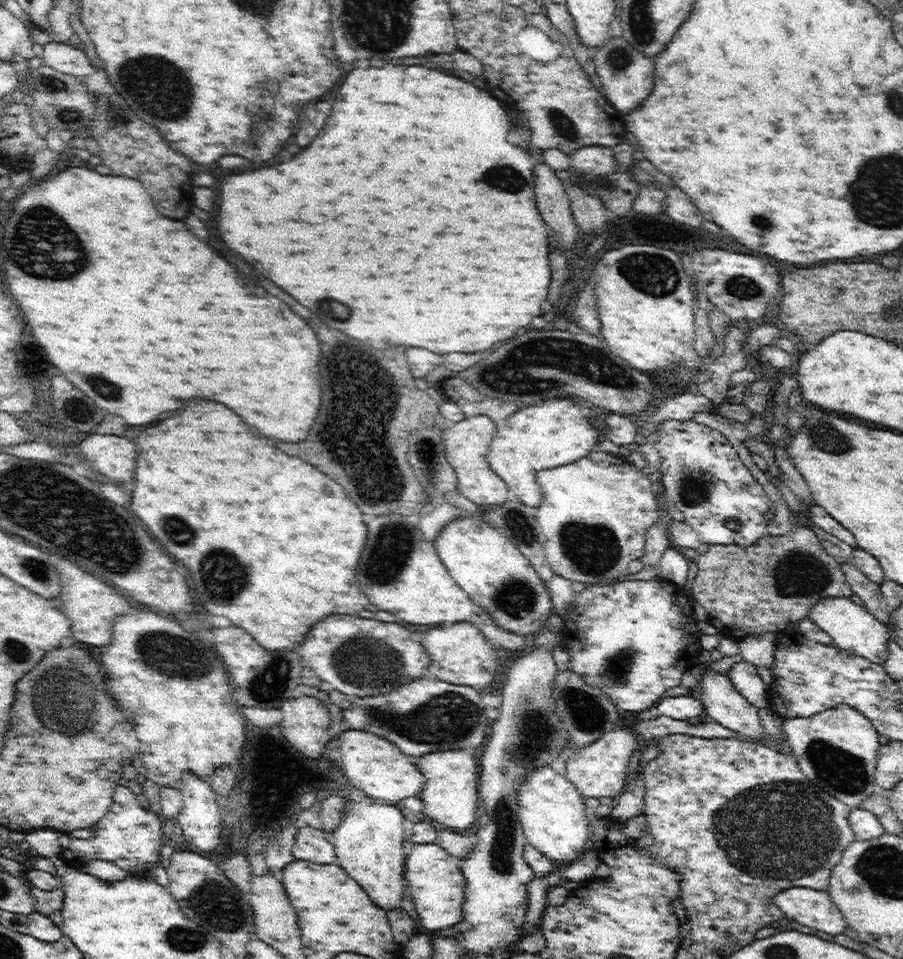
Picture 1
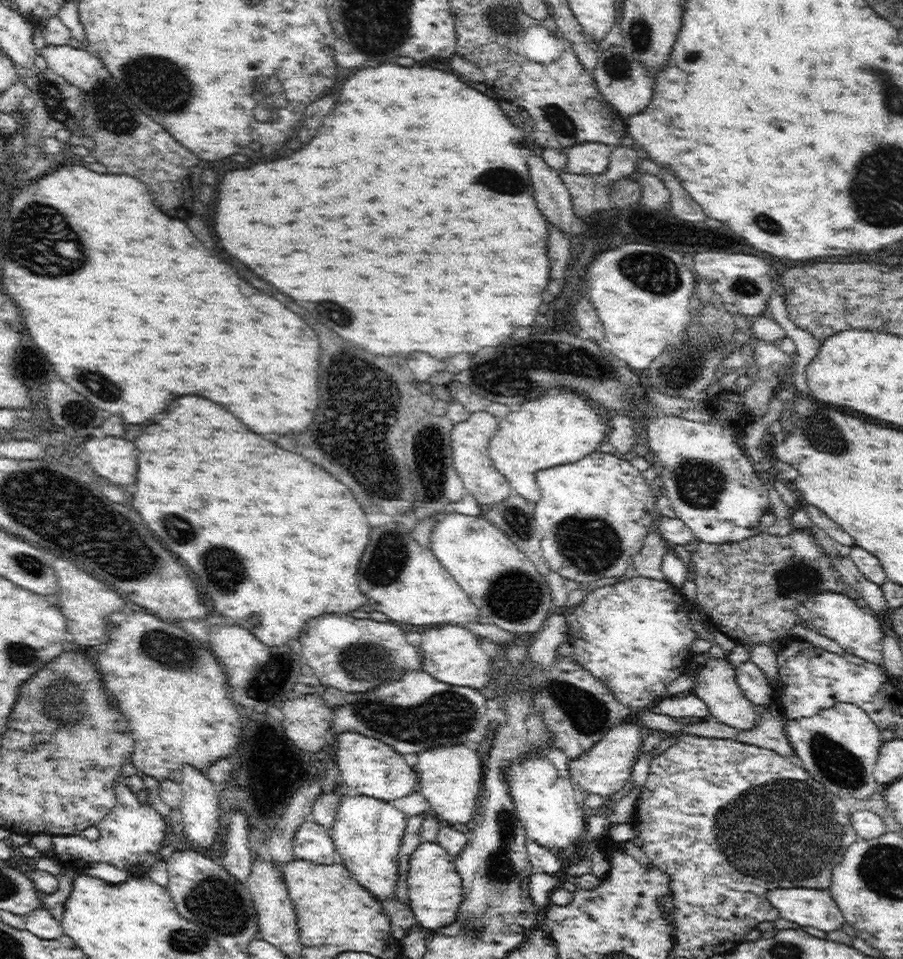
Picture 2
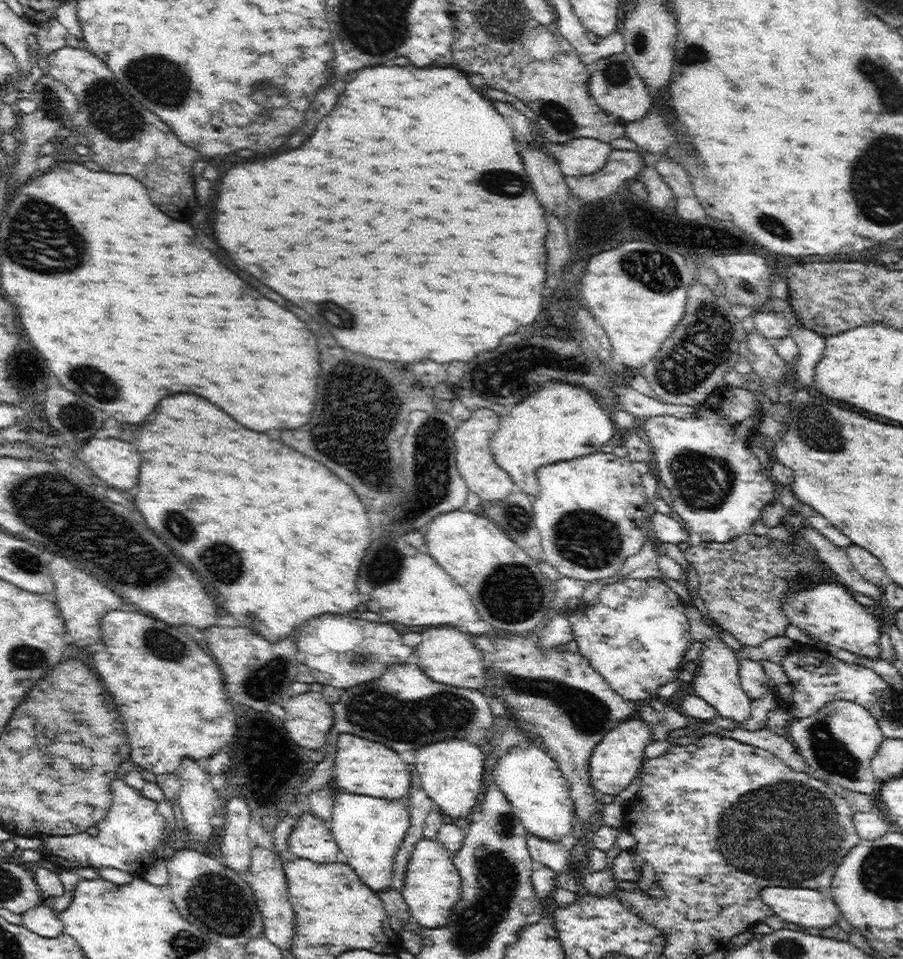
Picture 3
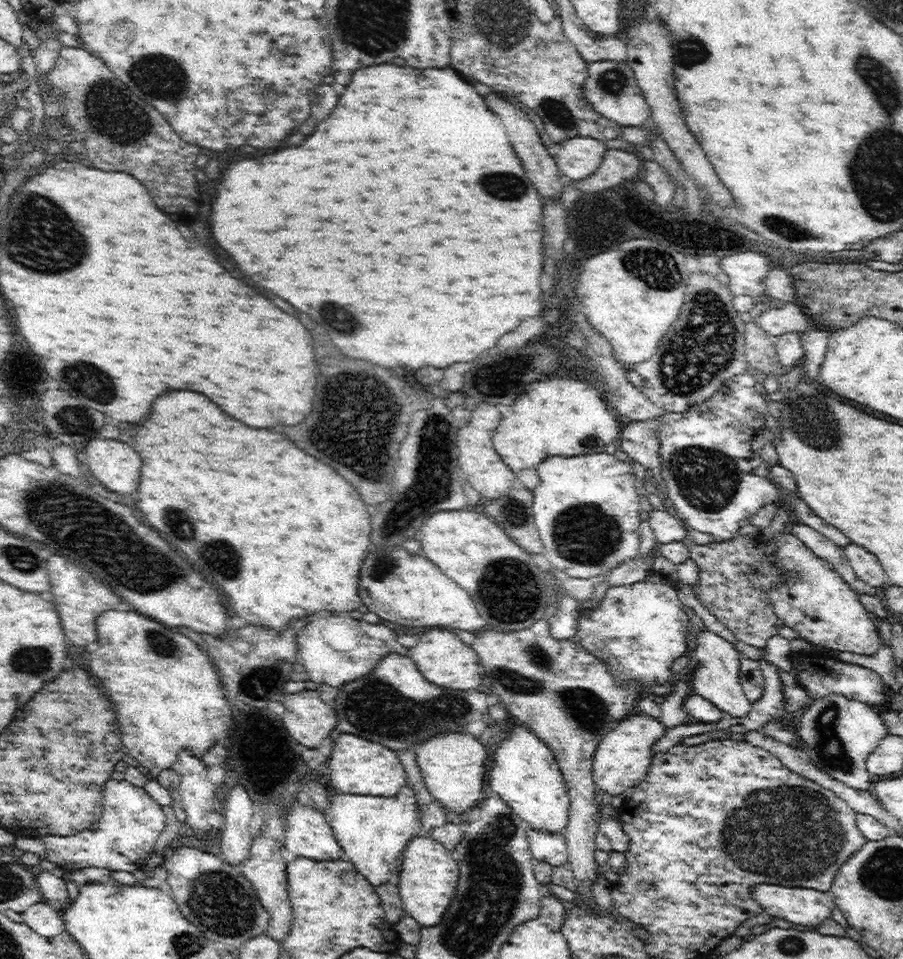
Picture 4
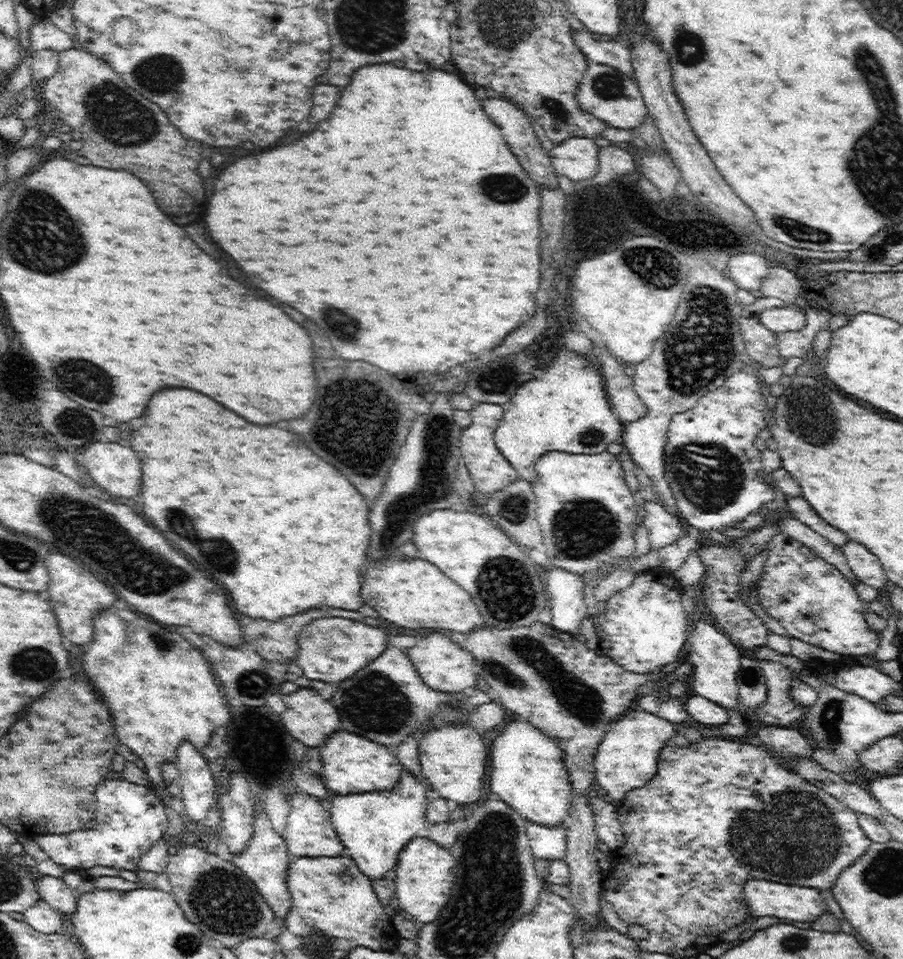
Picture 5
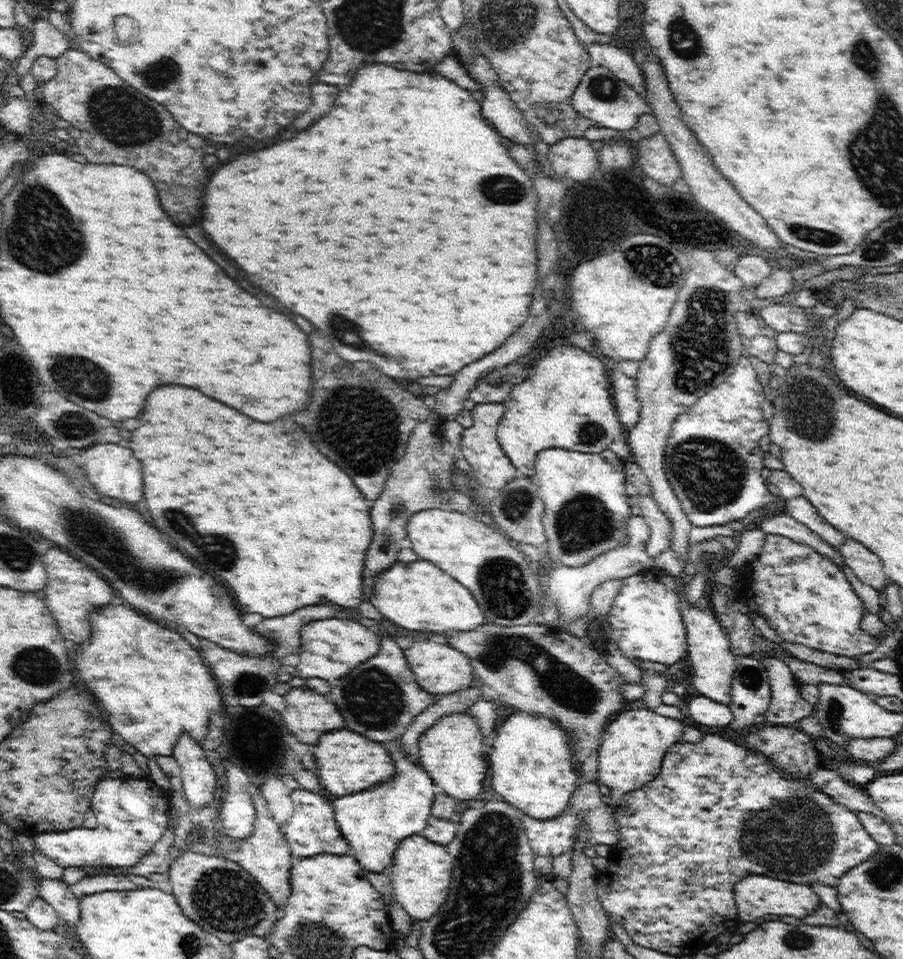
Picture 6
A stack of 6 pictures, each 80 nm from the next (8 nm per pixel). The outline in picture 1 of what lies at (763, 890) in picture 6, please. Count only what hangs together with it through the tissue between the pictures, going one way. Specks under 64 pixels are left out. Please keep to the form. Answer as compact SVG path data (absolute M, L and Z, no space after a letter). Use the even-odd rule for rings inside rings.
M794 887L777 892L774 897L786 918L824 930L826 934L840 934L846 930L846 920L827 890Z

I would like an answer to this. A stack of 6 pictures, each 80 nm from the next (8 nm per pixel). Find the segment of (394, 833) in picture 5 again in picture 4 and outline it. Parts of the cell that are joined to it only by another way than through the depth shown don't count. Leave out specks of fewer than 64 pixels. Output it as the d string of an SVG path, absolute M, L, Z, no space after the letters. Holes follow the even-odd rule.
M407 784L394 796L387 797L333 792L328 806L329 822L343 857L352 862L372 886L388 881L398 856L413 839L412 836L422 833L416 794L409 790Z

